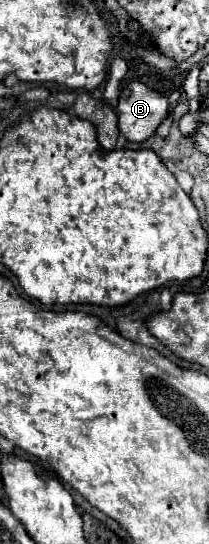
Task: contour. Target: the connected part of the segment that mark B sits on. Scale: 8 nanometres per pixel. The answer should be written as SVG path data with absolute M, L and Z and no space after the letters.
M130 82L120 92L116 114L120 132L130 142L144 142L168 116L168 98L142 82Z

